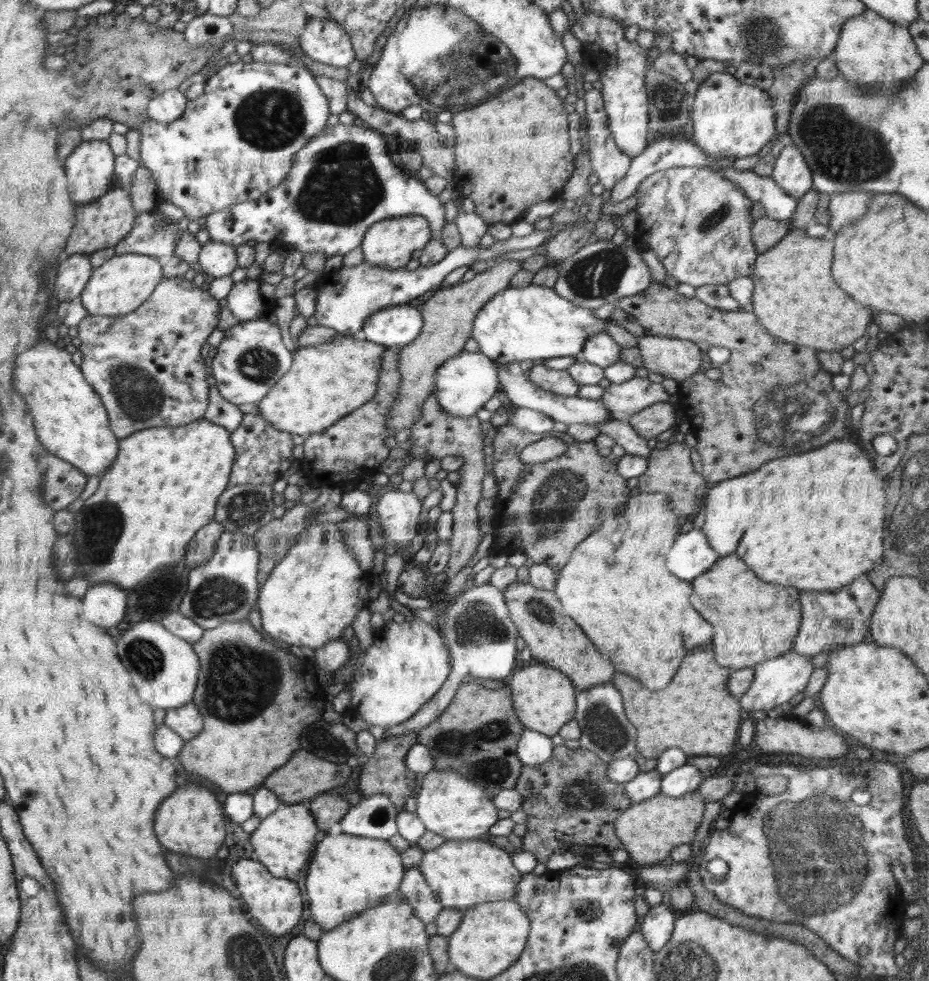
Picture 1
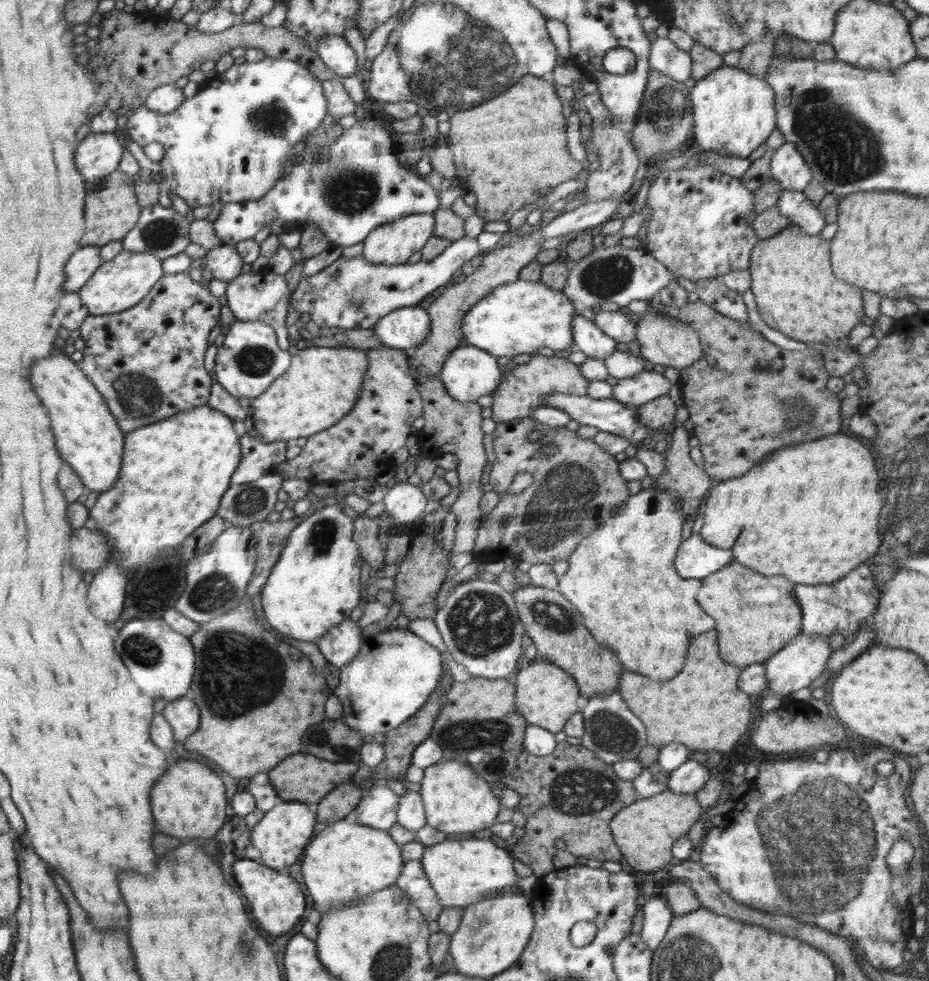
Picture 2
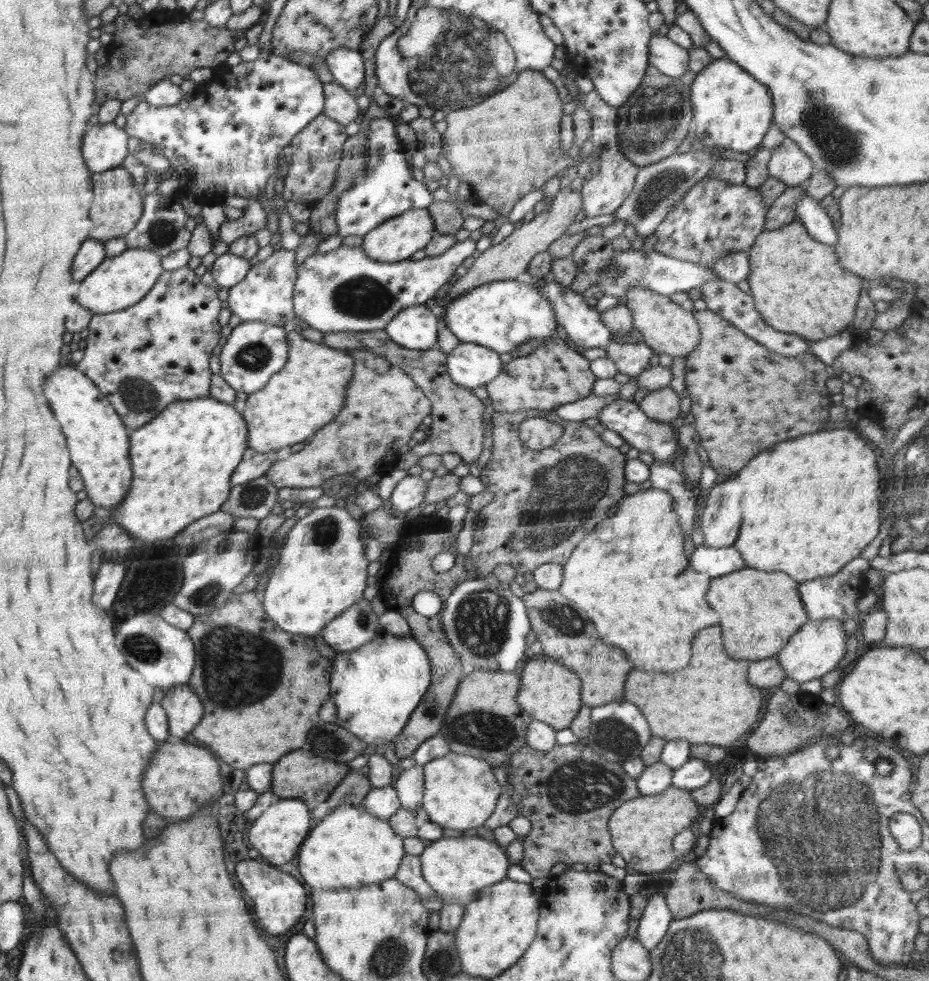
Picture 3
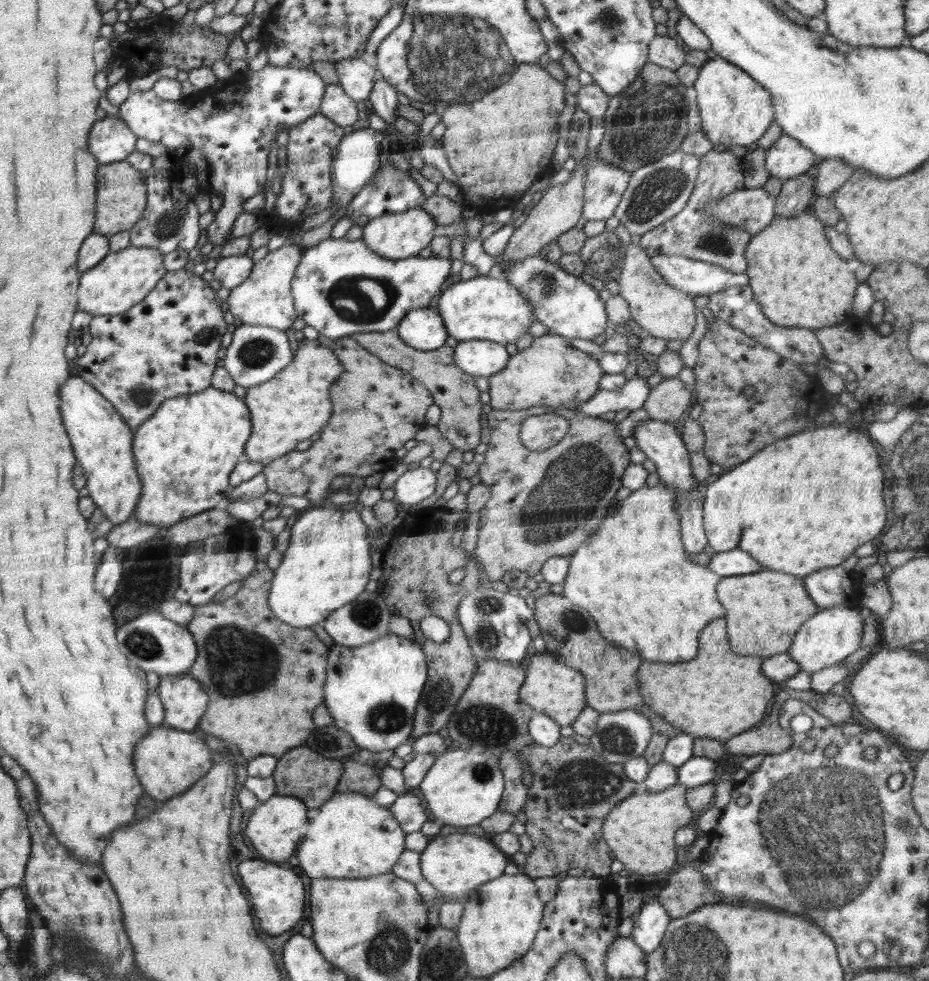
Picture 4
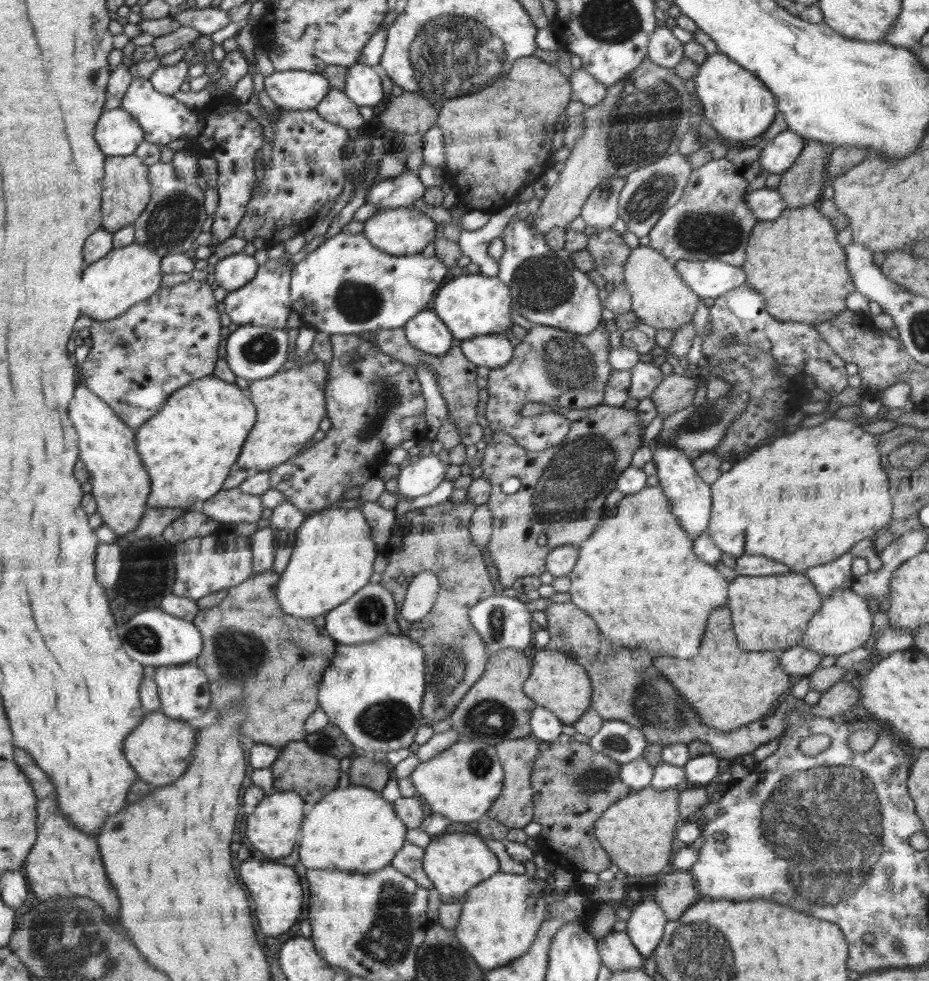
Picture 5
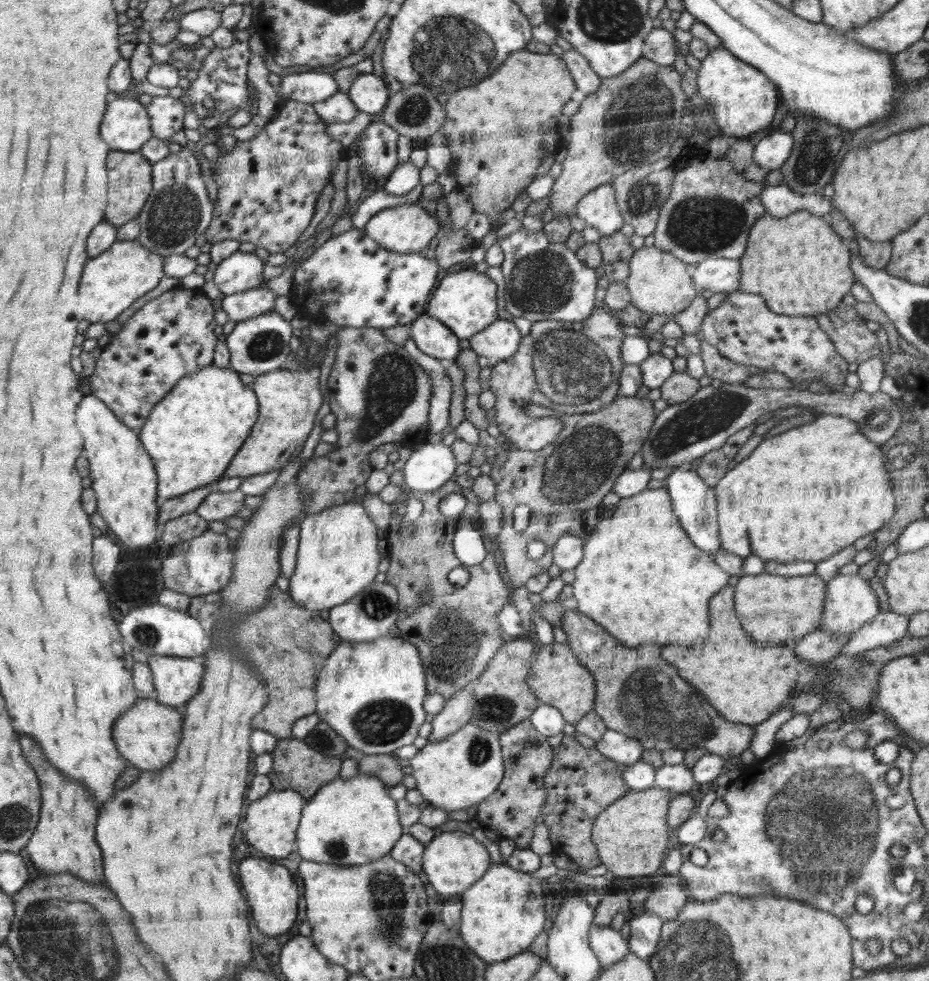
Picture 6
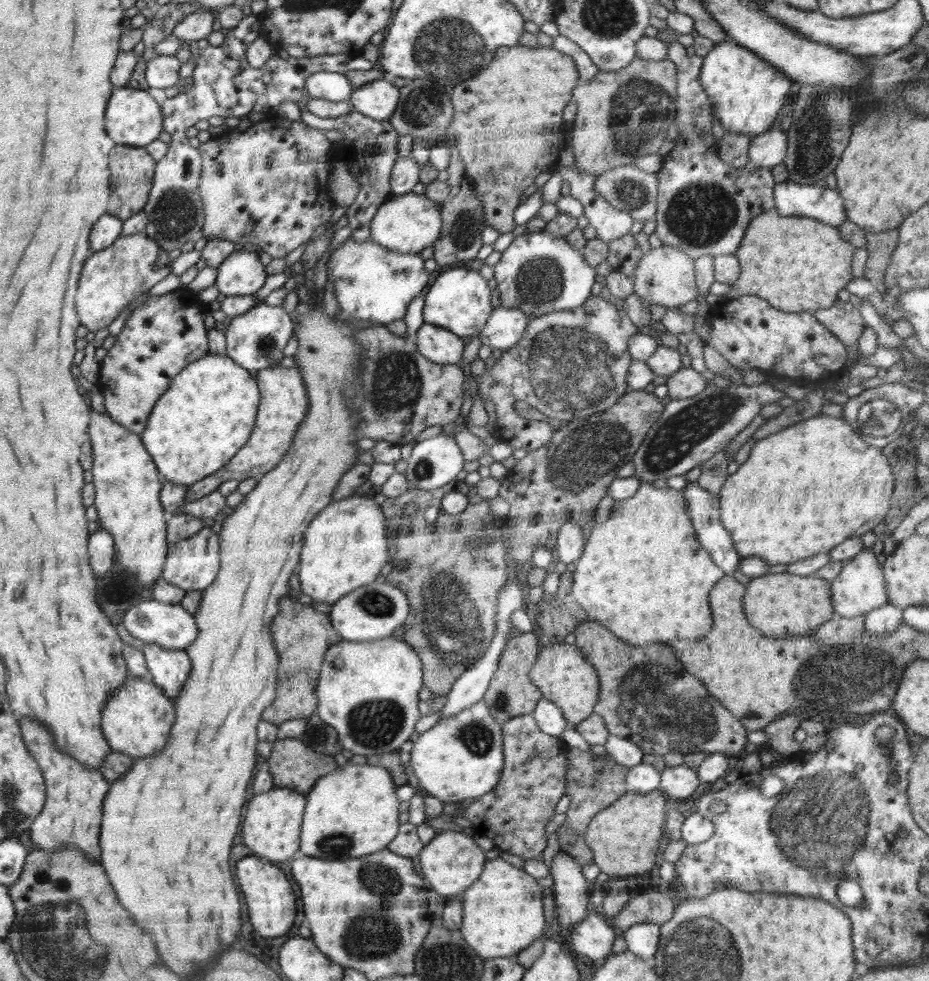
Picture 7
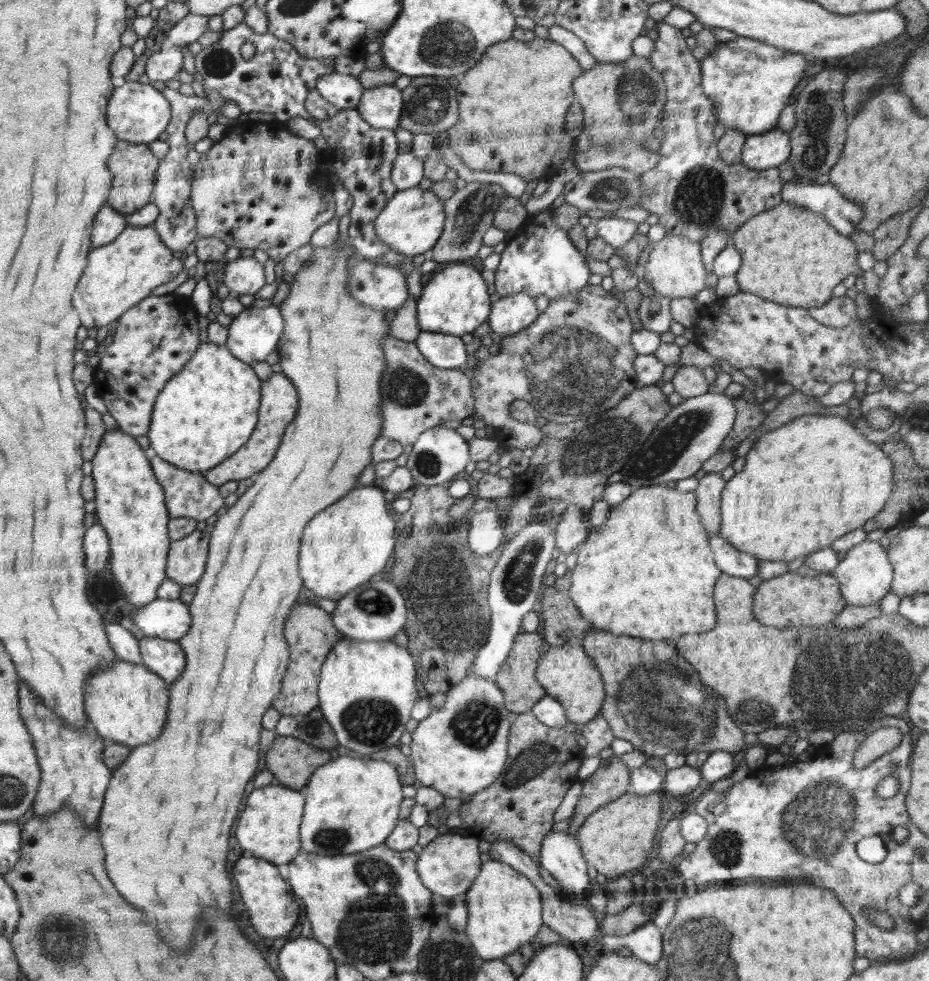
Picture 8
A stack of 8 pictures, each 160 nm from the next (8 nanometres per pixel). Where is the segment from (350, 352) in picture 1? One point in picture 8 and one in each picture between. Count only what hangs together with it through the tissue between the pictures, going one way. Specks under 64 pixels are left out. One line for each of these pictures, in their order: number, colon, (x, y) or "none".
2: (322, 388)
3: (309, 393)
4: (297, 403)
5: (289, 405)
6: (288, 401)
7: (284, 404)
8: (279, 405)

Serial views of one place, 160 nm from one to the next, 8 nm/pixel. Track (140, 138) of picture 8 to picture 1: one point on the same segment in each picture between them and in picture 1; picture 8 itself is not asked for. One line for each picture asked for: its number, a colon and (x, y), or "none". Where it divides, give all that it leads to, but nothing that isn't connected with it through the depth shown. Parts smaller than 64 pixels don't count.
1: (90, 166)
2: (99, 154)
3: (105, 147)
4: (112, 140)
5: (119, 133)
6: (126, 126)
7: (134, 117)

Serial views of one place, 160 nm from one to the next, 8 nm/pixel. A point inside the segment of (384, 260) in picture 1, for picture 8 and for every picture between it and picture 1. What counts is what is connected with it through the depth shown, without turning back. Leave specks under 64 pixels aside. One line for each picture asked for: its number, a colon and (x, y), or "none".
2: (395, 242)
3: (396, 239)
4: (397, 235)
5: (400, 231)
6: (406, 228)
7: (408, 223)
8: (412, 221)

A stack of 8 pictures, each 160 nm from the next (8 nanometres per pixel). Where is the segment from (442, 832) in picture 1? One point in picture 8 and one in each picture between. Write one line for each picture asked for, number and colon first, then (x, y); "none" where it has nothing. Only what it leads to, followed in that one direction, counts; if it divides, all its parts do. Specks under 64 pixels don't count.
2: (456, 799)
3: (460, 792)
4: (462, 788)
5: (461, 783)
6: (456, 772)
7: (461, 757)
8: (461, 749)

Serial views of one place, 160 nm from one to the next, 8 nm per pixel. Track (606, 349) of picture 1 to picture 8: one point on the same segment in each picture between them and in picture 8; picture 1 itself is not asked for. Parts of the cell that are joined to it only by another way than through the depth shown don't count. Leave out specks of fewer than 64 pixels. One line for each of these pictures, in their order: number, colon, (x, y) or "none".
2: (590, 340)
3: (582, 322)
4: (569, 307)
5: (546, 288)
6: (543, 280)
7: (538, 273)
8: (541, 260)

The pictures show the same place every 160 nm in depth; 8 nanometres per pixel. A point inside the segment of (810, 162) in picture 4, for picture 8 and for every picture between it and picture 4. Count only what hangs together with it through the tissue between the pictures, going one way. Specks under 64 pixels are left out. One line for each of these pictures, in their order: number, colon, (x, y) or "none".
5: (780, 153)
6: (771, 152)
7: (768, 149)
8: (767, 150)

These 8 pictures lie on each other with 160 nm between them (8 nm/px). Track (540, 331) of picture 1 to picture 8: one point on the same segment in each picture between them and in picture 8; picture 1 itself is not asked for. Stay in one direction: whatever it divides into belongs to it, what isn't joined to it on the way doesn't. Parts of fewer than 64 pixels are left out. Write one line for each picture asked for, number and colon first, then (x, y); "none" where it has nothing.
2: (522, 317)
3: (502, 315)
4: (483, 308)
5: (470, 305)
6: (467, 301)
7: (459, 300)
8: (455, 301)

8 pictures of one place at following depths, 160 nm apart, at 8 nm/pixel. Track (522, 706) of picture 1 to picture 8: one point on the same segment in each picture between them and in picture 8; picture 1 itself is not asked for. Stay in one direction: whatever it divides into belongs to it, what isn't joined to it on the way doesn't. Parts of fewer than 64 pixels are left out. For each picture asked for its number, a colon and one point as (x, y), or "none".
2: (546, 695)
3: (549, 691)
4: (550, 687)
5: (557, 683)
6: (556, 677)
7: (564, 676)
8: (567, 673)

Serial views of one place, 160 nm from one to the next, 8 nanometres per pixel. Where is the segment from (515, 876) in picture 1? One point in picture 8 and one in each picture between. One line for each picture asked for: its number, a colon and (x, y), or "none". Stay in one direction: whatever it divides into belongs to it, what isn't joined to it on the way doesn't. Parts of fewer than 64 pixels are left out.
2: (462, 872)
3: (457, 869)
4: (456, 864)
5: (454, 862)
6: (453, 861)
7: (452, 861)
8: (447, 866)

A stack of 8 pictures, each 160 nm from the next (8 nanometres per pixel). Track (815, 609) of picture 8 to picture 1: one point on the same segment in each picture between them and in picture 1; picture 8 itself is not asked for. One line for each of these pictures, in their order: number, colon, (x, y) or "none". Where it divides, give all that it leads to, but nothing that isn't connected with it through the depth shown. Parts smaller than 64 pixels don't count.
1: (752, 621)
2: (754, 620)
3: (759, 611)
4: (763, 610)
5: (771, 612)
6: (774, 610)
7: (782, 605)

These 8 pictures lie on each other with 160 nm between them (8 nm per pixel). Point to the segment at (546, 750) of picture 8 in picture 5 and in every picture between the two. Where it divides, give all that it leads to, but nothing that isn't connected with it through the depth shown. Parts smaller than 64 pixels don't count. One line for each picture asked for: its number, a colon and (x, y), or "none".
5: (514, 809)
6: (512, 809)
7: (514, 813)

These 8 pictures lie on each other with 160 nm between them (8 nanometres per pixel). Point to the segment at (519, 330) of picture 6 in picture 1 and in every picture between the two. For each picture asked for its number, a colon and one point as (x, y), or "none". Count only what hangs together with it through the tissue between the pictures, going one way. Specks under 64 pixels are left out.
1: (464, 384)
2: (469, 373)
3: (469, 365)
4: (476, 358)
5: (493, 351)

